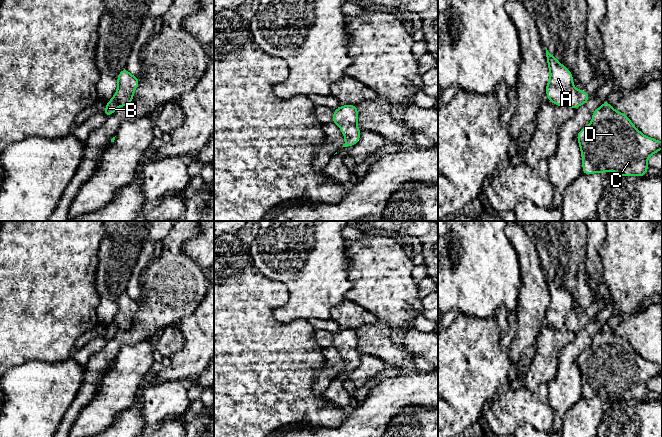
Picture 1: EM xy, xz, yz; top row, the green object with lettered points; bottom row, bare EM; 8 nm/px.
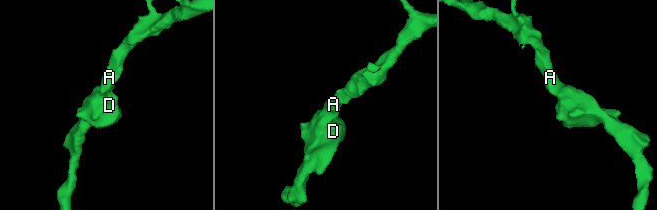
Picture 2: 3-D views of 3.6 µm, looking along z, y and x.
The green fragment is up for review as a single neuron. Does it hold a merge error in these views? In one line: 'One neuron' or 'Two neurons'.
One neuron

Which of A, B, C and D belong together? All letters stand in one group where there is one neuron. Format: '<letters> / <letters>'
A B C D

